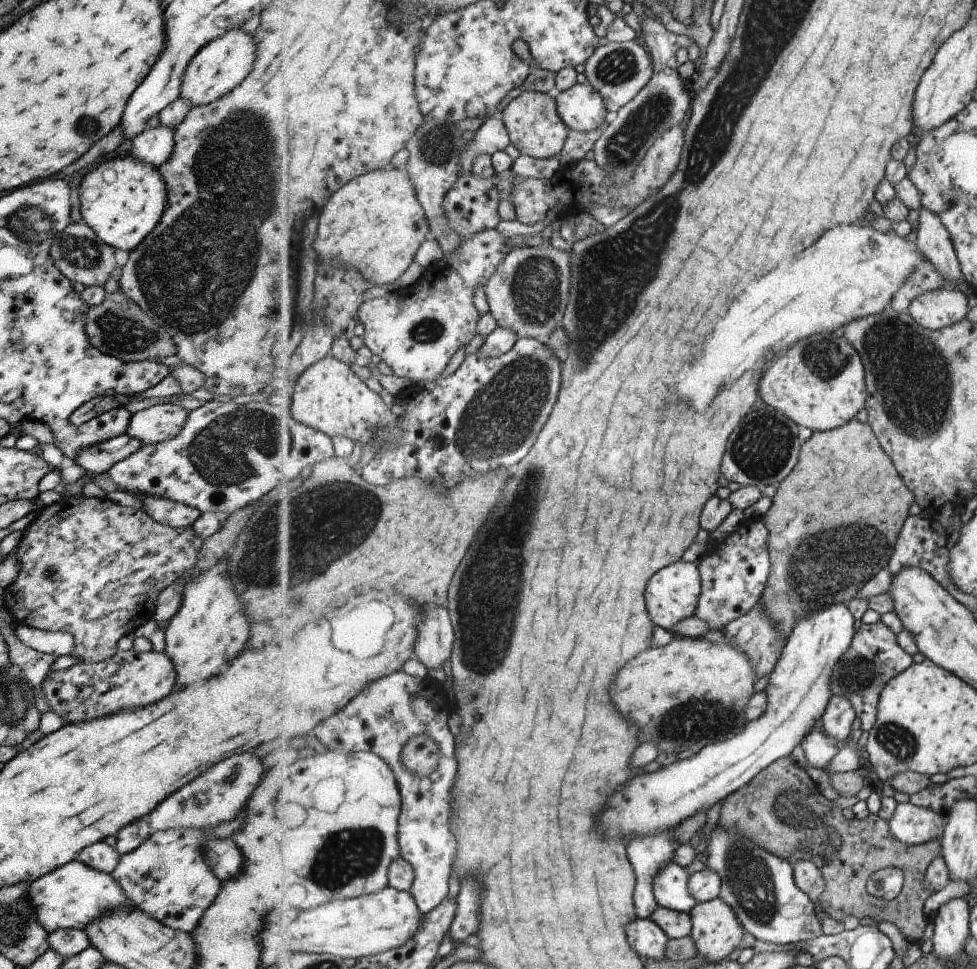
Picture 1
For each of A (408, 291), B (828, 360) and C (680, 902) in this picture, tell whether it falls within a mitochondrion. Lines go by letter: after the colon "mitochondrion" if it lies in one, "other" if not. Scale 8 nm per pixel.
A: other
B: mitochondrion
C: other

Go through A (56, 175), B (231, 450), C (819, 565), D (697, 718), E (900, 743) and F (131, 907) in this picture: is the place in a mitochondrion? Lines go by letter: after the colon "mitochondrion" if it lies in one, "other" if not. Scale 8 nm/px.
A: other
B: mitochondrion
C: mitochondrion
D: mitochondrion
E: mitochondrion
F: other

